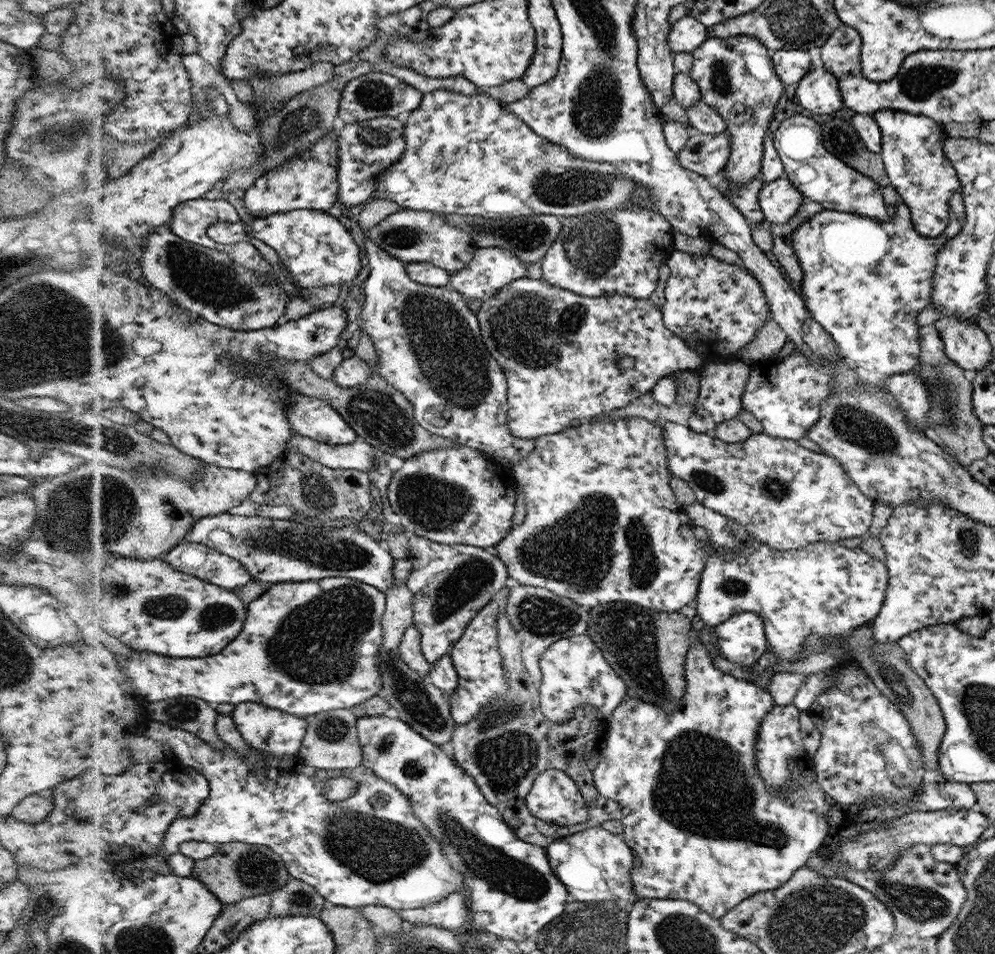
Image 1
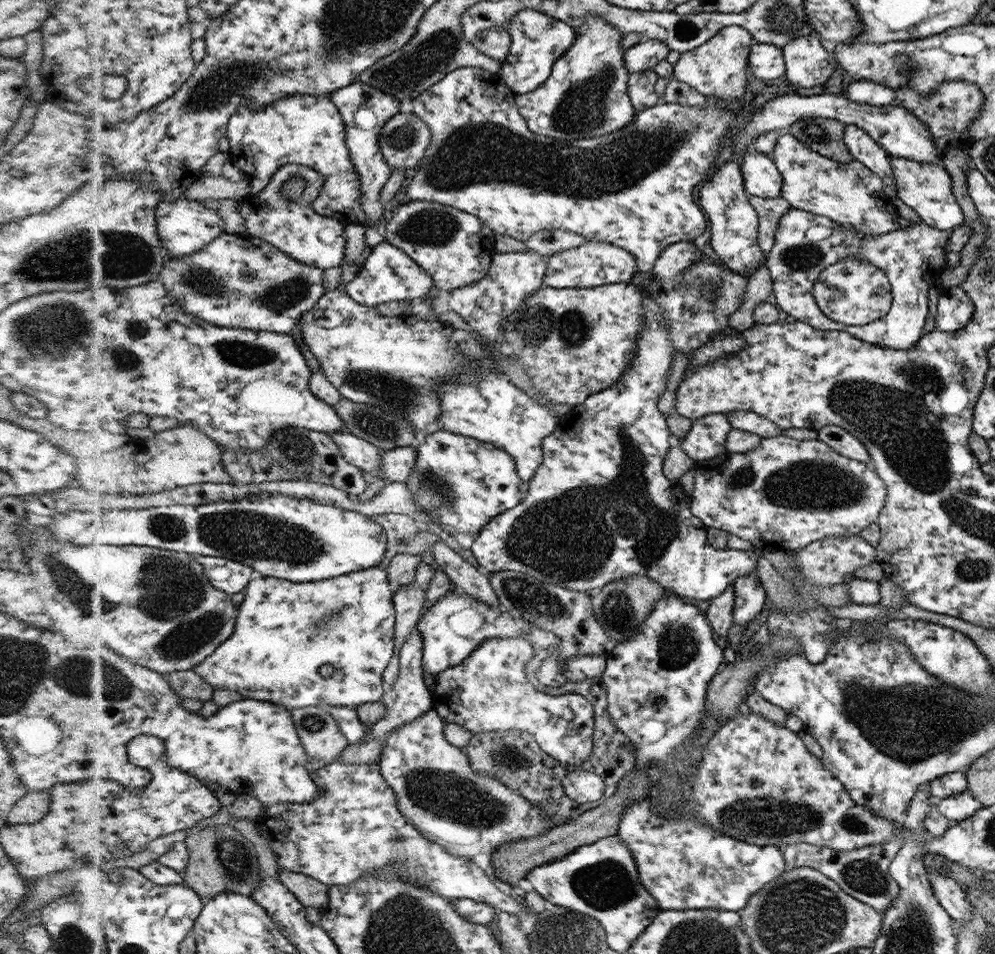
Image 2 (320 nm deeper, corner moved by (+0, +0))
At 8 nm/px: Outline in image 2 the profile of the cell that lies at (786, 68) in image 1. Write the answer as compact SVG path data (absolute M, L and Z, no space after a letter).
M754 43L749 59L752 74L762 81L771 81L786 75L786 62L782 47Z

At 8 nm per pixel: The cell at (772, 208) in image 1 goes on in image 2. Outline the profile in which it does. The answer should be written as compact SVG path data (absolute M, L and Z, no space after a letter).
M754 151L744 152L742 172L748 196L773 199L782 196L783 177L772 157Z

